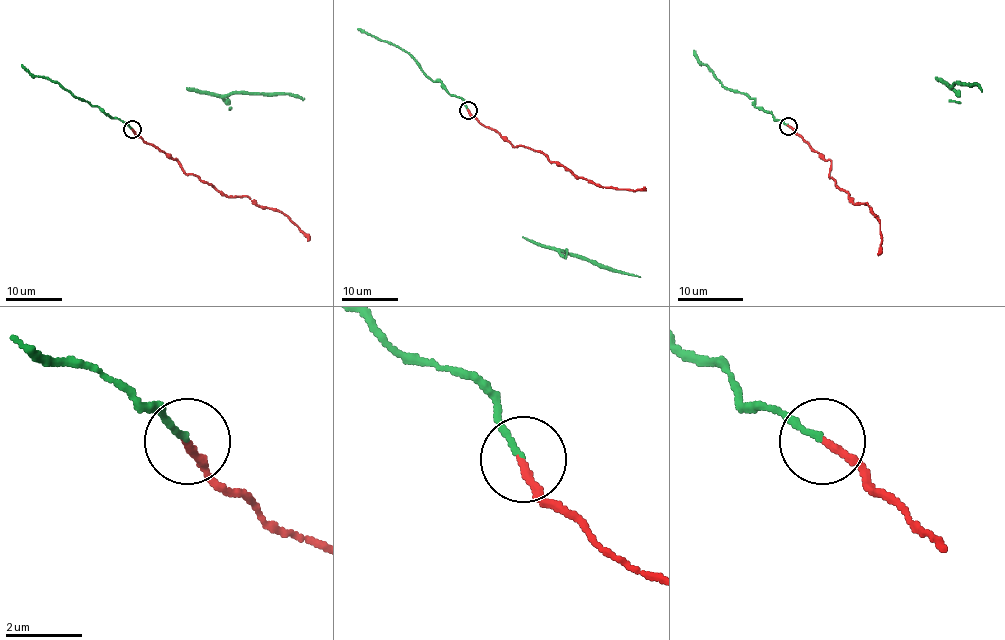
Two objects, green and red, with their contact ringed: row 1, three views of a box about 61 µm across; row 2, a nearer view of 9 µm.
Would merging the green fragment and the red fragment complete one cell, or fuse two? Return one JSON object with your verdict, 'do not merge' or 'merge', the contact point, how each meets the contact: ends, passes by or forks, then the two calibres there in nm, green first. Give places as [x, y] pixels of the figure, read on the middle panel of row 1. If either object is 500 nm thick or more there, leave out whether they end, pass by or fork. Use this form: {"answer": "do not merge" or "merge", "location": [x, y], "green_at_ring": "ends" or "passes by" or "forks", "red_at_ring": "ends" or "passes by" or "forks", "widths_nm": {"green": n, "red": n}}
{"answer": "merge", "location": [468, 110], "green_at_ring": "ends", "red_at_ring": "ends", "widths_nm": {"green": 140, "red": 190}}

